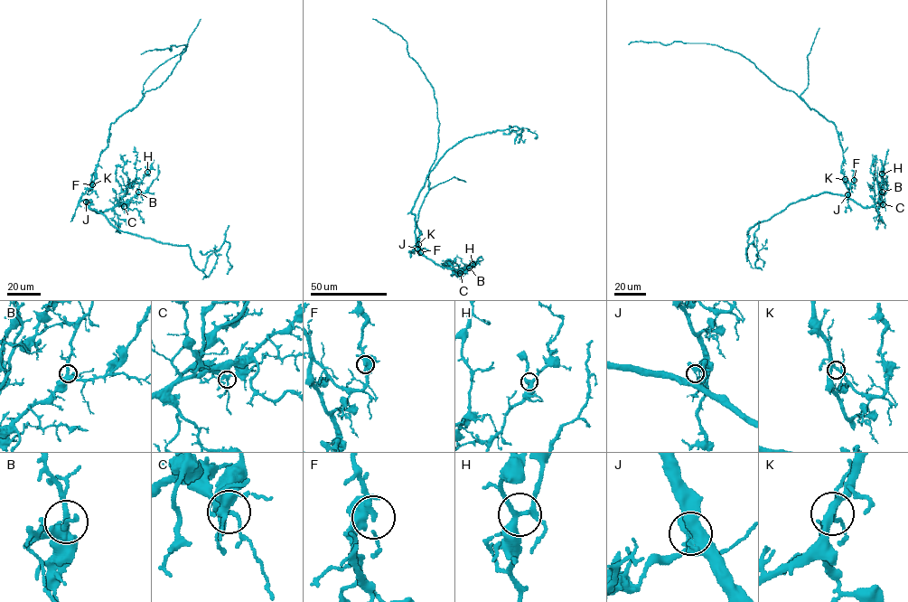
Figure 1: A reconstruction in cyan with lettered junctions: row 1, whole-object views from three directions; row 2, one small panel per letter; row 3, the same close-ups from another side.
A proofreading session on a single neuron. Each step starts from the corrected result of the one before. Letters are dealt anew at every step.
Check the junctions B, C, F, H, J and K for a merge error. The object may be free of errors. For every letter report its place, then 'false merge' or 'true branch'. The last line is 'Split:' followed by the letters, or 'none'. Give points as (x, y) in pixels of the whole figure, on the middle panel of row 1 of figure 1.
B: (469, 268) | true branch
C: (460, 273) | true branch
F: (420, 252) | true branch
H: (472, 264) | true branch
J: (417, 249) | false merge
K: (418, 244) | true branch
Split: J

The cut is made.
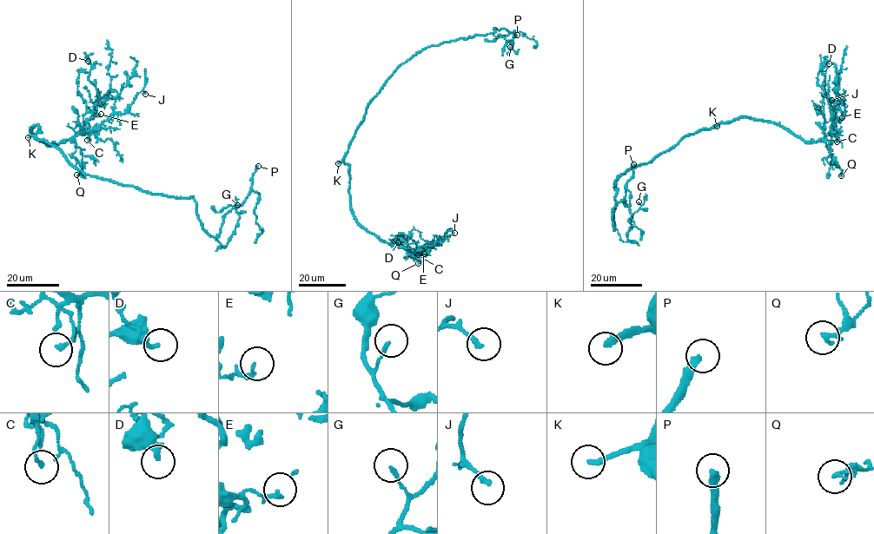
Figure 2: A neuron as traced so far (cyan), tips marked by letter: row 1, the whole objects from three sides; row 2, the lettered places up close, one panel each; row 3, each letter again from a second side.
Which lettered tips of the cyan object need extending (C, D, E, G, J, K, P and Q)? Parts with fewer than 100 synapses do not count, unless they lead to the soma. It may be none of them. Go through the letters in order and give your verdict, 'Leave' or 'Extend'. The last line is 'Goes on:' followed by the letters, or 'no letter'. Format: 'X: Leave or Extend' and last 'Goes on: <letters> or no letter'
C: Leave
D: Leave
E: Leave
G: Leave
J: Leave
K: Extend
P: Extend
Q: Leave
Goes on: K, P

